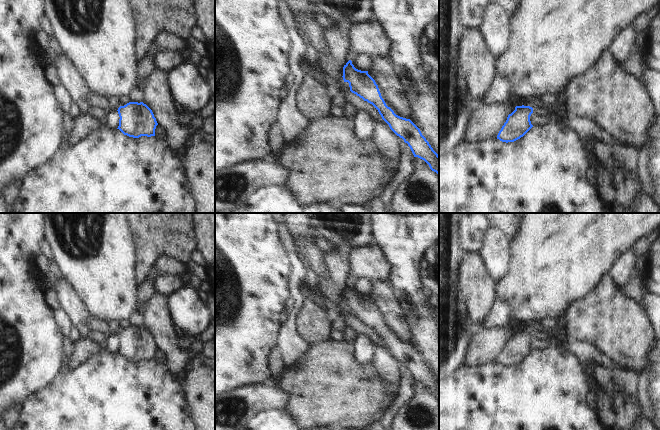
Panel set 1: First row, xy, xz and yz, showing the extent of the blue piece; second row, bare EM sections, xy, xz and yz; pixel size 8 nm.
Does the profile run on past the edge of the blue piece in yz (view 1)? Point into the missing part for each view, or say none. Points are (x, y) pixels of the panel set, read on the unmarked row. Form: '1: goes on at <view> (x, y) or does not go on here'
1: does not go on here

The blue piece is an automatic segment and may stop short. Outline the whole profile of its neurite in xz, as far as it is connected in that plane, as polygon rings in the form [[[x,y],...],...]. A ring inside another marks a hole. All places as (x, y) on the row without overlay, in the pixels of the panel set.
[[[349,284],[343,291],[343,304],[349,307],[350,315],[372,328],[389,349],[390,353],[410,371],[414,381],[424,384],[430,393],[439,398],[439,379],[422,359],[420,353],[410,344],[400,341],[388,331],[381,320],[378,309],[368,298],[354,291]]]

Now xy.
[[[129,326],[118,332],[119,353],[124,359],[133,362],[155,360],[158,349],[152,334],[143,326]]]

